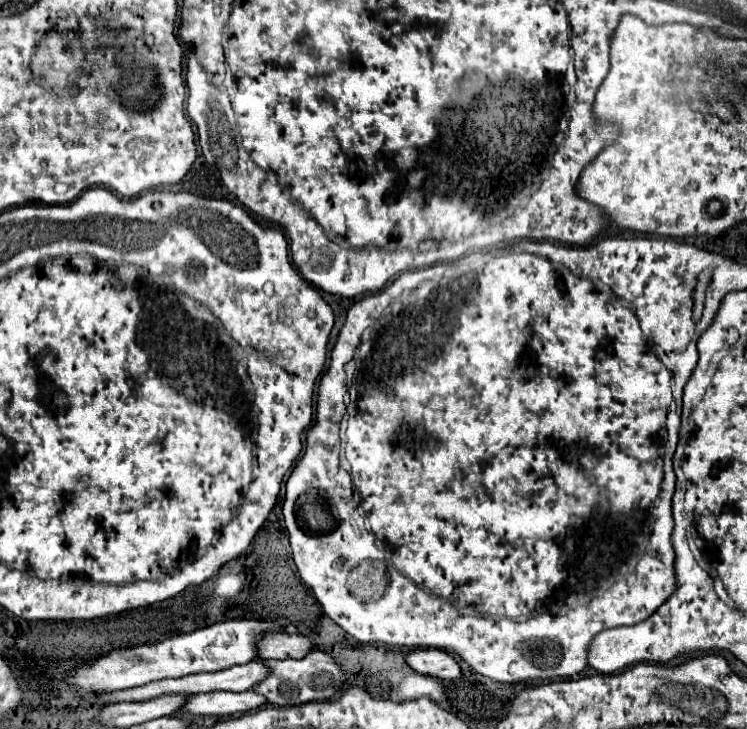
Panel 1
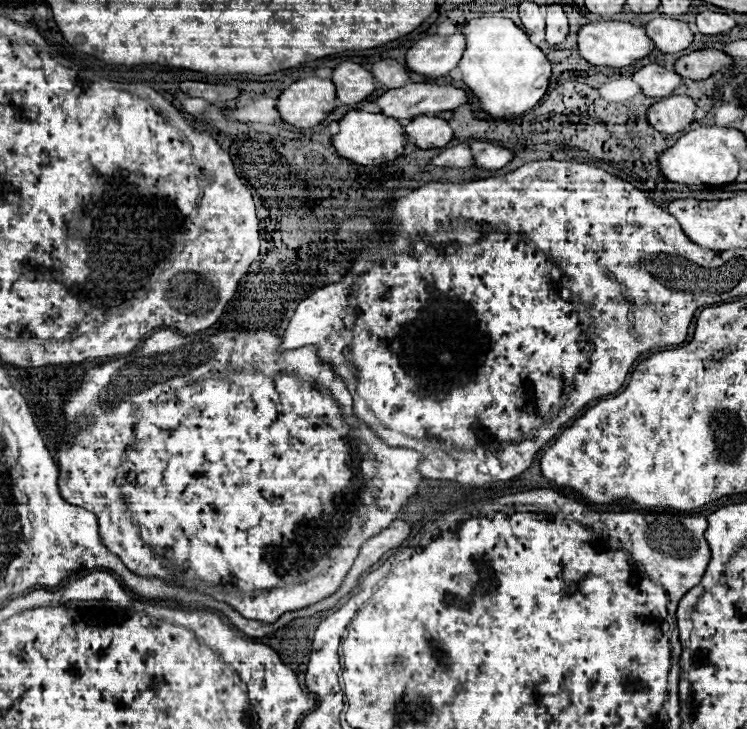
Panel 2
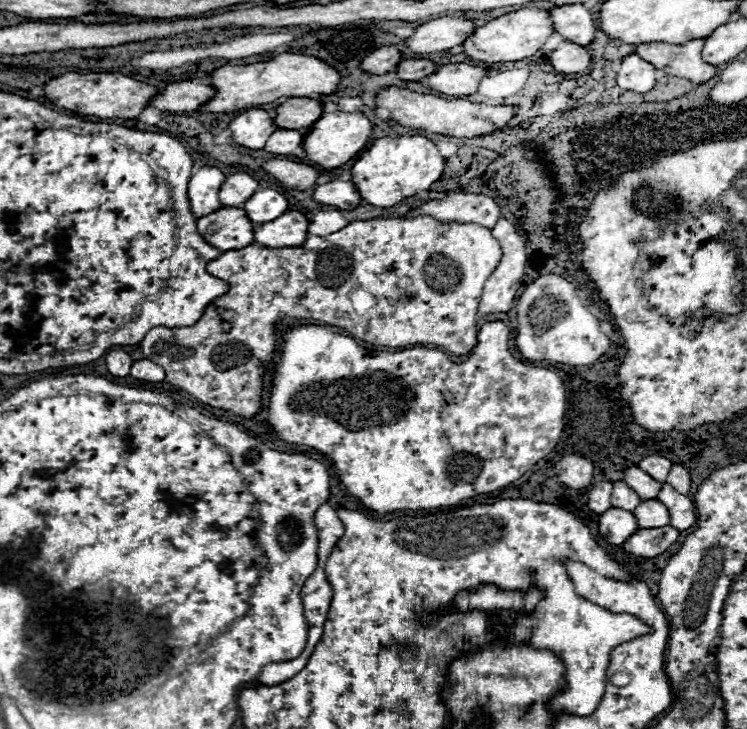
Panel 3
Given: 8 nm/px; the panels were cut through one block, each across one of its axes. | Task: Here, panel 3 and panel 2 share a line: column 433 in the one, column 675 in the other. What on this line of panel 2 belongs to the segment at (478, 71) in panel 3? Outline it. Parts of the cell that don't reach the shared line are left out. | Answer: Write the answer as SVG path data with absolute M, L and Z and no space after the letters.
M658 64L642 66L632 74L632 80L650 98L666 98L682 84L680 76L676 76L672 70L666 70L664 66Z

